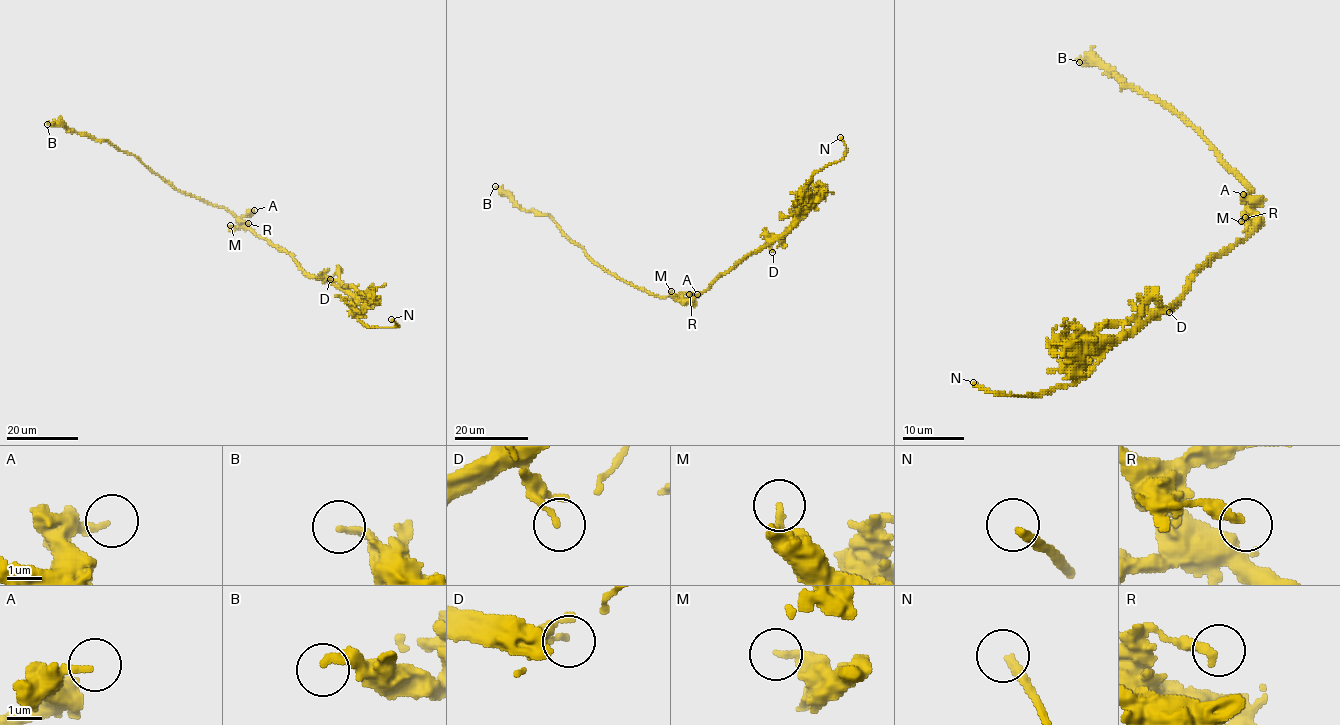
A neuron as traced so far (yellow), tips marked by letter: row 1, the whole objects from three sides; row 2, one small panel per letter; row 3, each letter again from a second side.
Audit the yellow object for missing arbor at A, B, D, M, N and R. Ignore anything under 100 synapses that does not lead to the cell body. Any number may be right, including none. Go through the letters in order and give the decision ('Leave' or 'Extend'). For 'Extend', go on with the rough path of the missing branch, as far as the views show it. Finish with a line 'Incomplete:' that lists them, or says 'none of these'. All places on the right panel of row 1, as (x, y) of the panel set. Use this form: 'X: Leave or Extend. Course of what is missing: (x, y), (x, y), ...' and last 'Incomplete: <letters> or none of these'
A: Leave
B: Leave
D: Leave
M: Leave
N: Extend. Course of what is missing: (973, 382), (961, 387), (972, 396), (971, 409), (965, 410), (969, 408)
R: Leave
Incomplete: N

